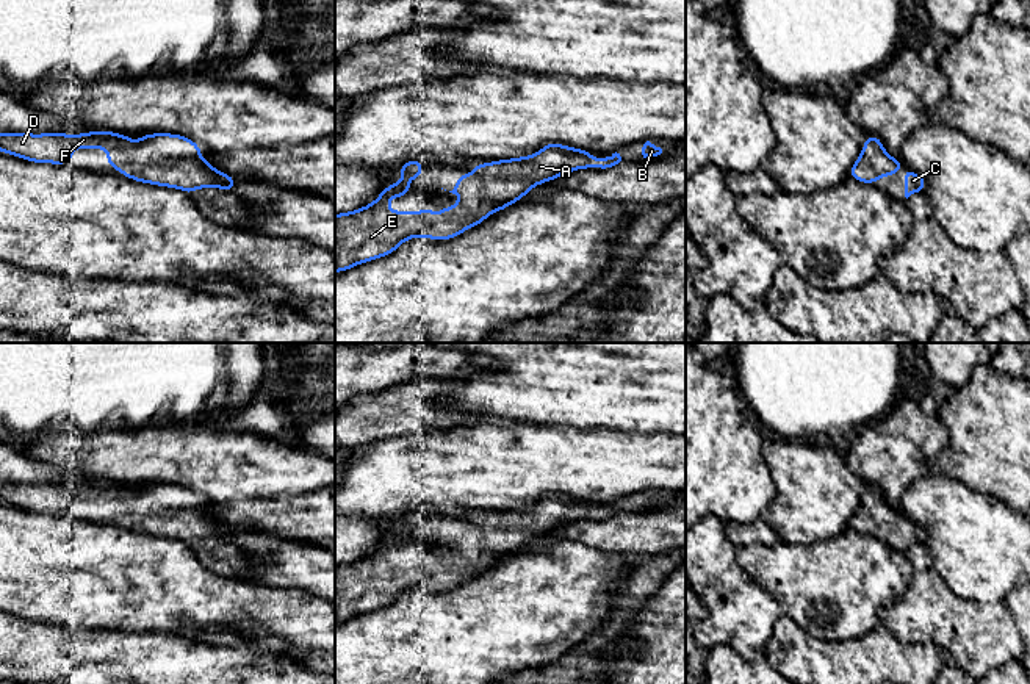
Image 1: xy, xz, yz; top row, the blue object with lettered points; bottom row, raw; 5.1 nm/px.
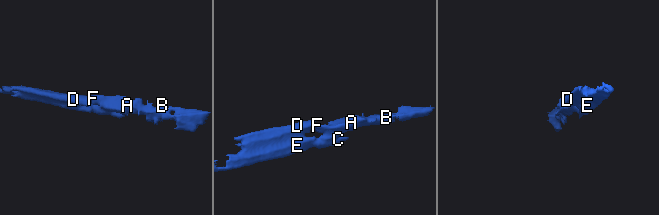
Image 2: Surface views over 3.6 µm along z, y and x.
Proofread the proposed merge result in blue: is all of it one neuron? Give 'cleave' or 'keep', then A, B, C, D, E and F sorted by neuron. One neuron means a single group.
keep | A B C D E F

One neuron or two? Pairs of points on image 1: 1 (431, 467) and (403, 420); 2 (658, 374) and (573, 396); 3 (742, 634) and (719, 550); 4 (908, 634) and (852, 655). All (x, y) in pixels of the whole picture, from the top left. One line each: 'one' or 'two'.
1: two
2: one
3: one
4: two

